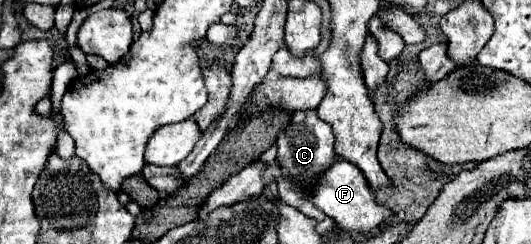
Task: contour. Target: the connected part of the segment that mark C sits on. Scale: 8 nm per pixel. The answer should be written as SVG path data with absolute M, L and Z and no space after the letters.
M315 110L295 112L289 126L281 130L281 134L277 138L277 148L279 148L277 162L279 162L279 168L281 168L281 174L283 174L283 176L277 178L281 202L297 208L299 212L303 212L309 218L325 220L323 212L319 212L319 208L315 208L315 204L311 200L311 194L313 194L313 184L317 182L317 178L327 168L331 168L335 158L339 158L337 152L335 152L335 138L333 138L331 126L327 122L319 120Z

